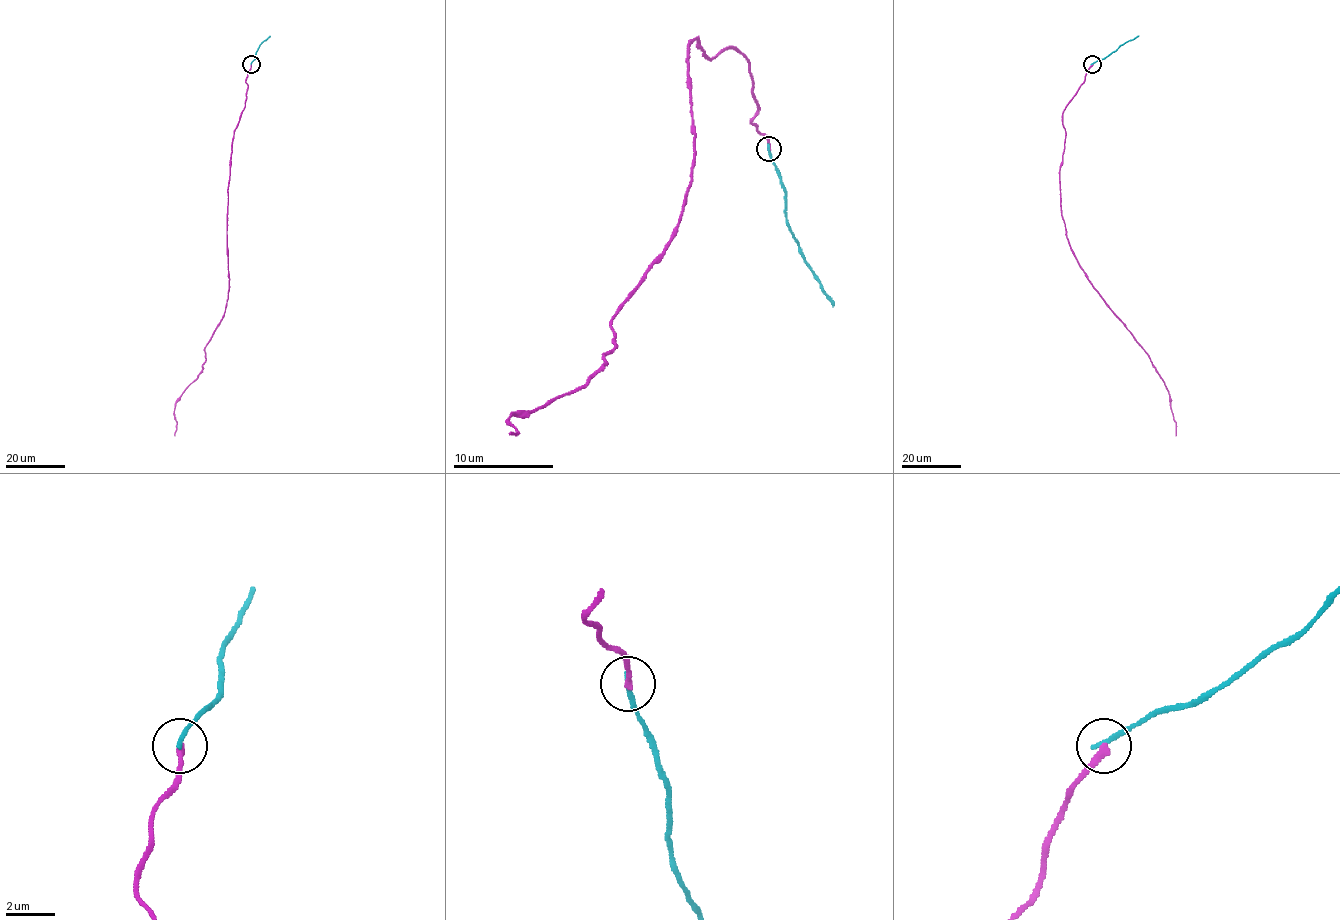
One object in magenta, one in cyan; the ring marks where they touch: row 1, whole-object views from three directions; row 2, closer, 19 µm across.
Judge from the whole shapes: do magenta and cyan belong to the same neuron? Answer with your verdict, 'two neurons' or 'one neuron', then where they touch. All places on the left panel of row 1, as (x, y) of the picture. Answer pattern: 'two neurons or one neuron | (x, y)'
two neurons | (251, 64)

